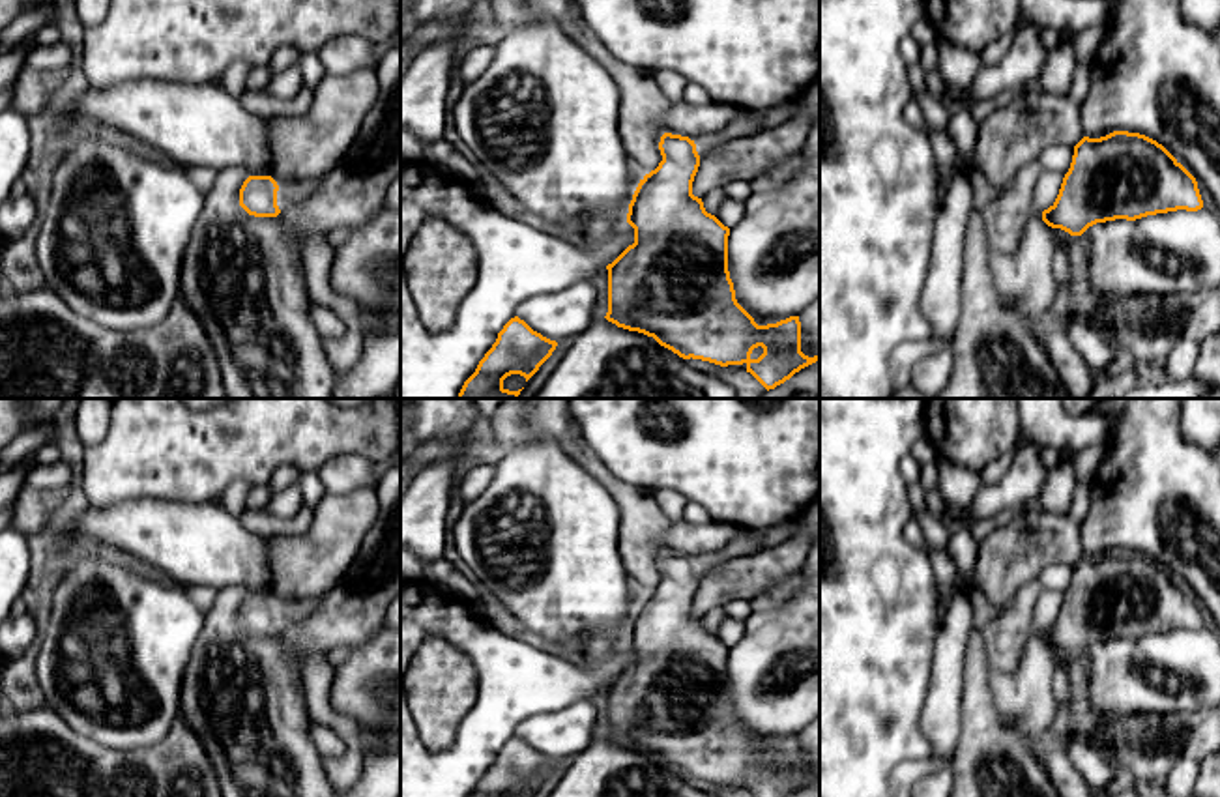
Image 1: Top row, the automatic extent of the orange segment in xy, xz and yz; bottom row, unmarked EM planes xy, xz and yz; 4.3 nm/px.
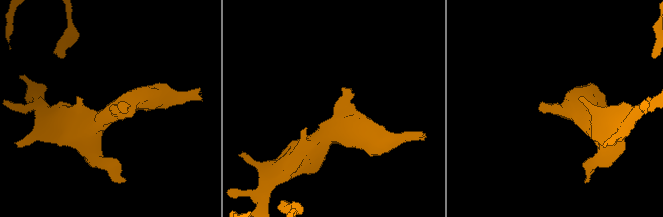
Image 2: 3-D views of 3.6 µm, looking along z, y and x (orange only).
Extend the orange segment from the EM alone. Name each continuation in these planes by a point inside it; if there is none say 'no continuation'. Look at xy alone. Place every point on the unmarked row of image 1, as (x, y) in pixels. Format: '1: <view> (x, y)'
1: xy (290, 614)

